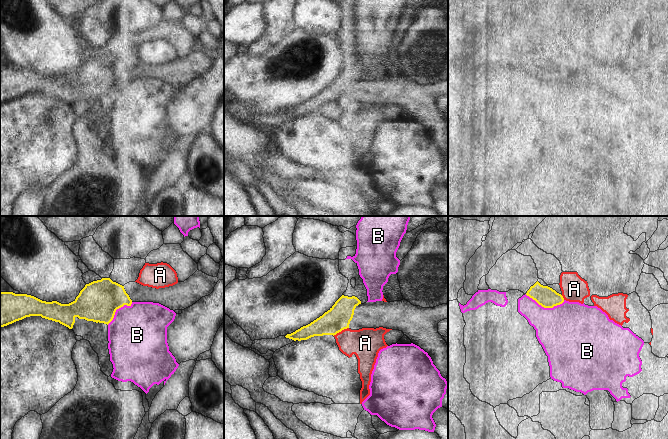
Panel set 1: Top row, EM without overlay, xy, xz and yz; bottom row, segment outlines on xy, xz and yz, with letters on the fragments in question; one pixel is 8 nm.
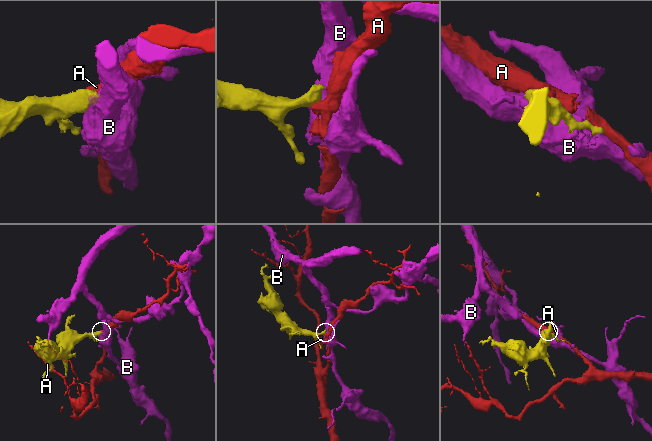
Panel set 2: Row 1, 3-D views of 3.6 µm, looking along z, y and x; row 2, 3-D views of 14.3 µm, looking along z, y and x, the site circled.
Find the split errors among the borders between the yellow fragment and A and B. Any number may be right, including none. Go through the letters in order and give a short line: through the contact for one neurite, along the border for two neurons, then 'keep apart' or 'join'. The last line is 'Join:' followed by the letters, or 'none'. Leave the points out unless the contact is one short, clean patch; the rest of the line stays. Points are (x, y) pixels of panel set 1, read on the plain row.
A: line xz (348, 103), (333, 111); keep apart
B: keep apart
Join: none

